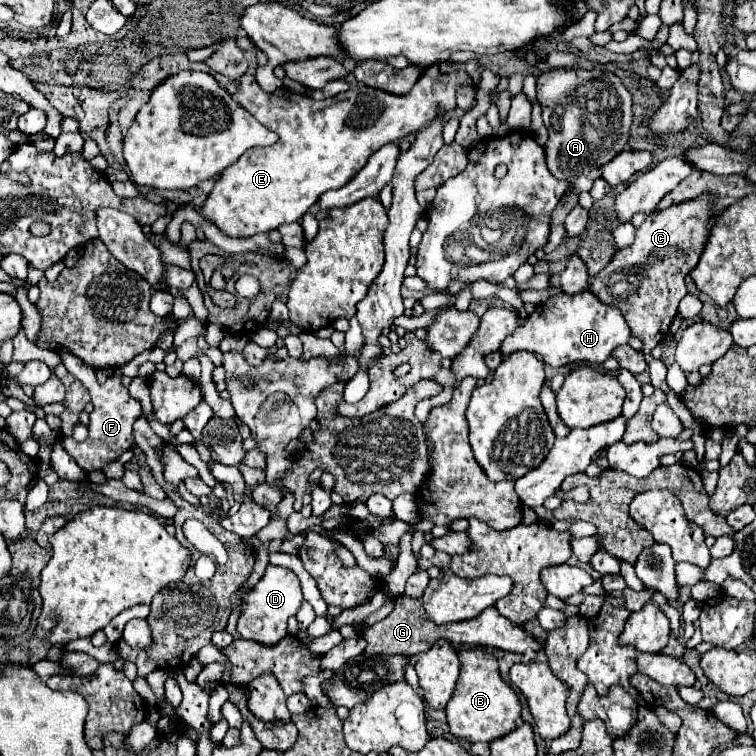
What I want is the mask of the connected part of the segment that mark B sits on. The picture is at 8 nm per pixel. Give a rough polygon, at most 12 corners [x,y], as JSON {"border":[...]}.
{"border":[[460,649],[450,733],[492,743],[520,719],[520,697],[482,649]]}

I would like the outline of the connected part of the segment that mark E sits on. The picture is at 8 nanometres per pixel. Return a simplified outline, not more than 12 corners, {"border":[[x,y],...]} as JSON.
{"border":[[482,63],[430,65],[406,95],[314,101],[242,75],[234,99],[278,133],[202,215],[230,237],[298,221],[386,143],[448,117]]}

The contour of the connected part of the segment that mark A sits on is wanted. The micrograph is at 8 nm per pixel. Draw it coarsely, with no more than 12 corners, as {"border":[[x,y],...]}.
{"border":[[552,69],[538,101],[554,177],[590,191],[626,149],[632,95],[602,69]]}

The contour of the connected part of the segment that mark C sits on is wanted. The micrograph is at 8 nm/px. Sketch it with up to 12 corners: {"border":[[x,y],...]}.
{"border":[[710,193],[652,211],[590,291],[642,351],[668,335],[712,225]]}

